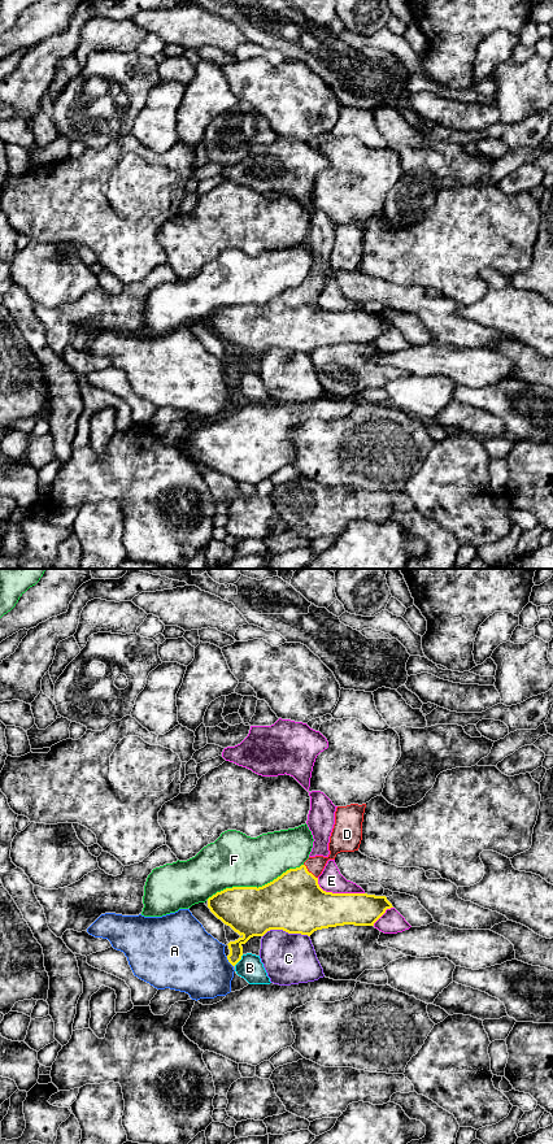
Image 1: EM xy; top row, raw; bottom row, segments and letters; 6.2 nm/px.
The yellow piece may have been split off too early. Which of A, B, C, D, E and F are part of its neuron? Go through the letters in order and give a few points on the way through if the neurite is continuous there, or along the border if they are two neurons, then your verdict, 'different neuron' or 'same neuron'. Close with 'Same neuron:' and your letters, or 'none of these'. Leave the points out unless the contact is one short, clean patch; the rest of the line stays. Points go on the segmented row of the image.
A: different neuron
B: along xy (243, 955), (234, 965) | different neuron
C: different neuron
D: across xy (295, 903), (296, 891), (308, 871), (314, 865) | same neuron
E: different neuron
F: different neuron
Same neuron: D

